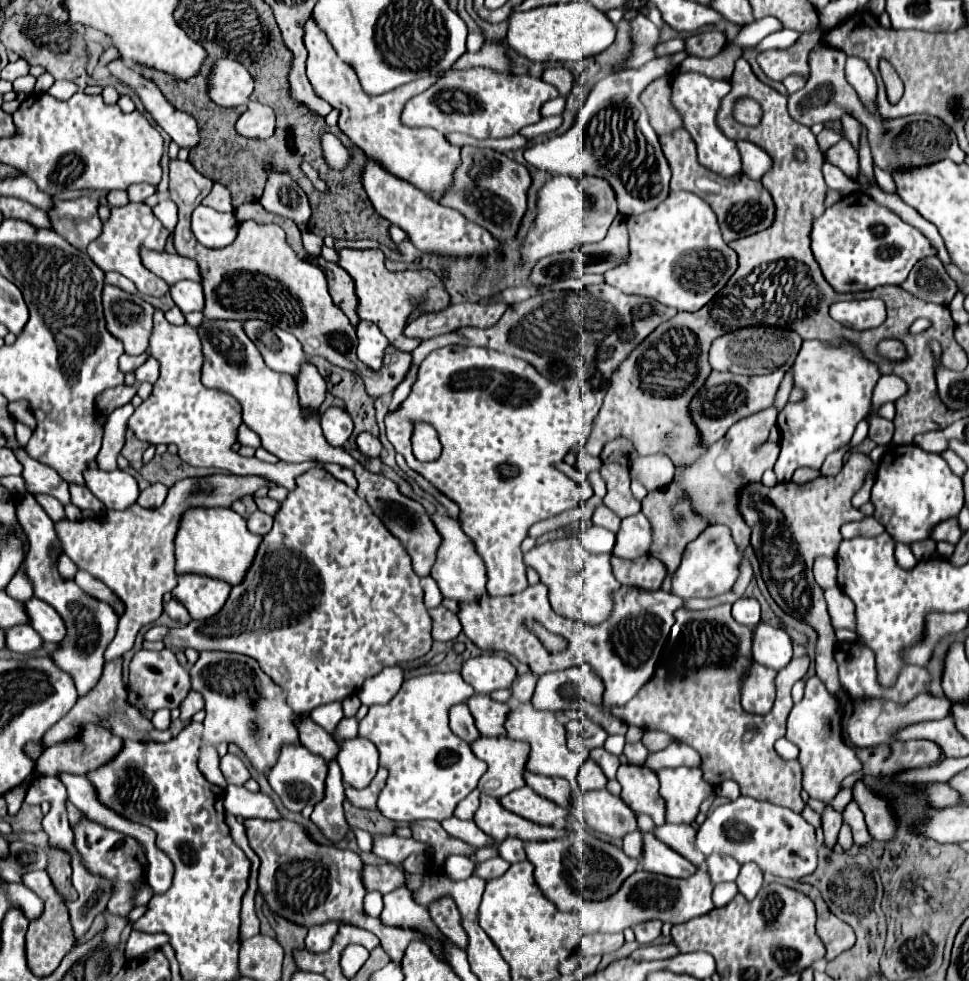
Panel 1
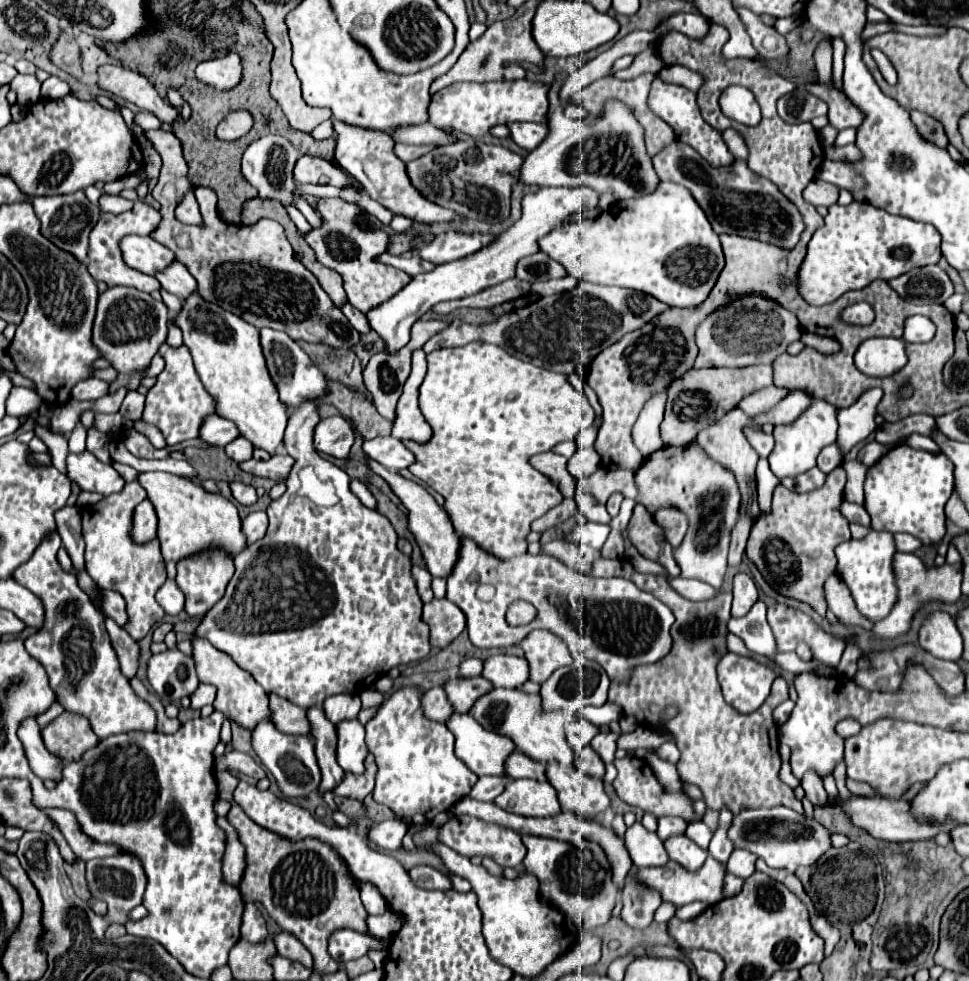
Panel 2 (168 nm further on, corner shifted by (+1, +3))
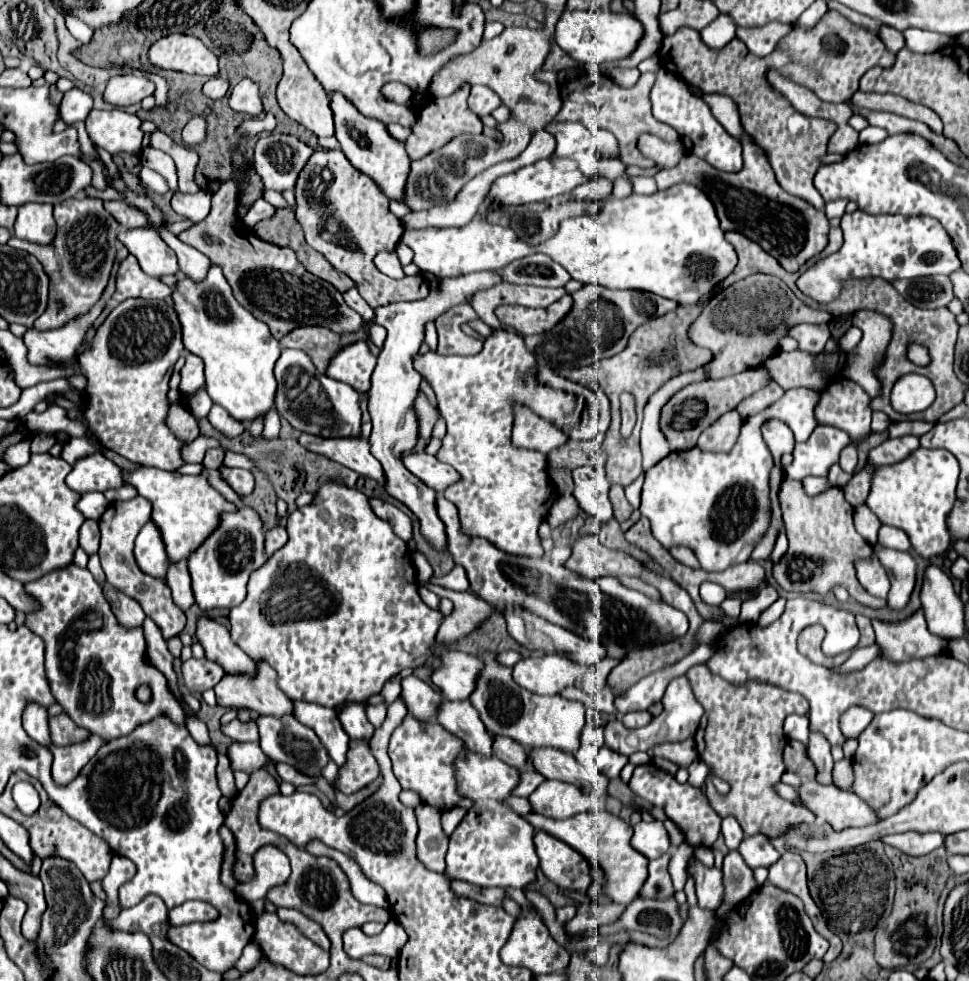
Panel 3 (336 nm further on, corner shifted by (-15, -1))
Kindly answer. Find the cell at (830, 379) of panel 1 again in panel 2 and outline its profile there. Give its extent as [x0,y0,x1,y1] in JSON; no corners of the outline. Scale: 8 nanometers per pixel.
[768,398,838,480]

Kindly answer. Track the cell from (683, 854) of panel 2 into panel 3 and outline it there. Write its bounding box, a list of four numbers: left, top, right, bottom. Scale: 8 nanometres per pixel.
[690,860,724,910]

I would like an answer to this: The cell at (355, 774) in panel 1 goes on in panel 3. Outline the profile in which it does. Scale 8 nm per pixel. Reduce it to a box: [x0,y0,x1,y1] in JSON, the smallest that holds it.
[338,702,374,740]

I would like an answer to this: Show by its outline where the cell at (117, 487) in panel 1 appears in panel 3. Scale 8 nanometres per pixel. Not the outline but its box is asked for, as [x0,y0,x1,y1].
[66,452,122,492]

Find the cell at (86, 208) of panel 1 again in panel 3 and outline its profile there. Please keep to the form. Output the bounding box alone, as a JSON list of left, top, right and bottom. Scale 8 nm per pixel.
[8,198,118,330]

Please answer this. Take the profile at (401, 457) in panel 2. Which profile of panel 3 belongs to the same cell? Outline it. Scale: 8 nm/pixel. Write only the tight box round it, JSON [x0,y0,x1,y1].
[404,452,460,494]

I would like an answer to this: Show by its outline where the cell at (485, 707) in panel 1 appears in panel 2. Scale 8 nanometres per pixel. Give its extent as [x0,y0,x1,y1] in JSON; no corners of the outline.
[444,676,494,714]

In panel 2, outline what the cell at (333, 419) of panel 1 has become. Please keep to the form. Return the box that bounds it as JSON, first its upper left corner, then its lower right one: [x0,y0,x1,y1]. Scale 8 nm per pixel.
[314,416,354,458]

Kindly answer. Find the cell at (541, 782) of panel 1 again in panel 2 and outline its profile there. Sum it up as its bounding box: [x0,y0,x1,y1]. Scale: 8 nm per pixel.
[506,752,546,782]

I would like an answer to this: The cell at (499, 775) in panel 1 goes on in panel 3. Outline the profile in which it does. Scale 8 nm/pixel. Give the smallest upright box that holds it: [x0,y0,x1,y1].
[436,700,492,756]

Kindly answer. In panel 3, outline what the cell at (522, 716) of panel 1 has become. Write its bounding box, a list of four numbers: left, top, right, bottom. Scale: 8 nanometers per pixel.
[470,652,584,752]

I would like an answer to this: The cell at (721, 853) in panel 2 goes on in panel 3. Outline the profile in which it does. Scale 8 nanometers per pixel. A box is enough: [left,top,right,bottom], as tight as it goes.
[720,816,744,850]

